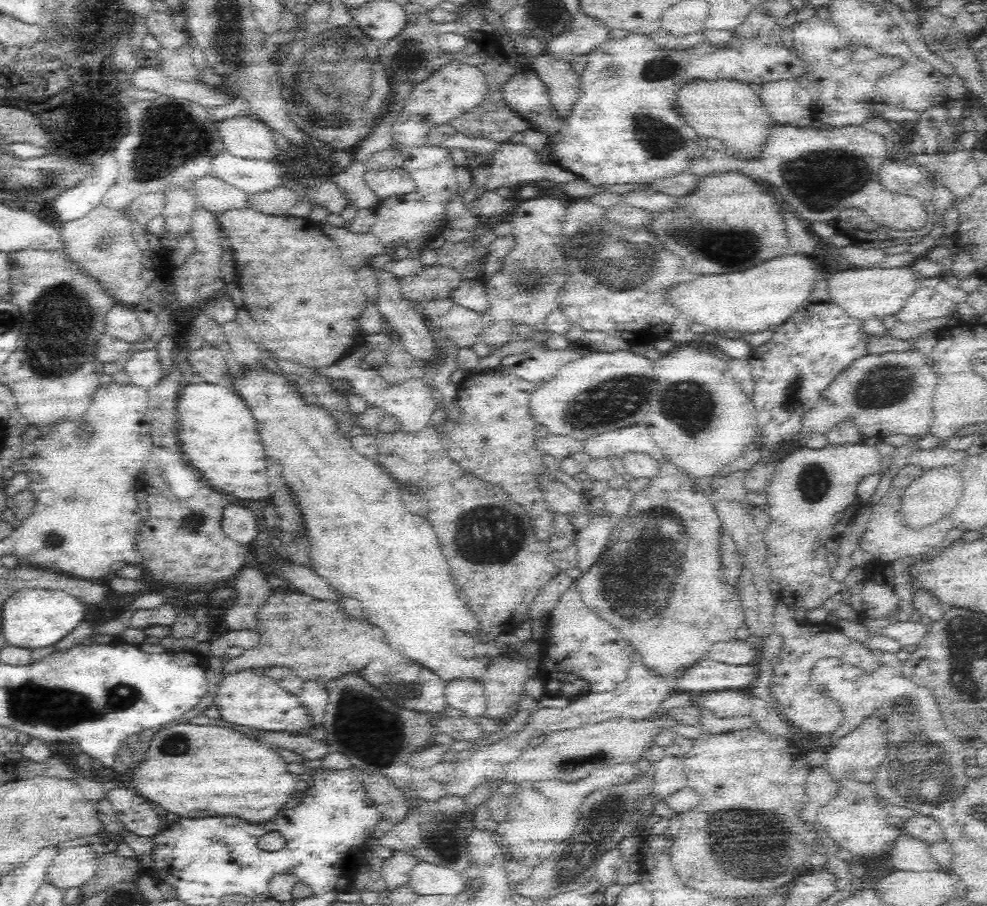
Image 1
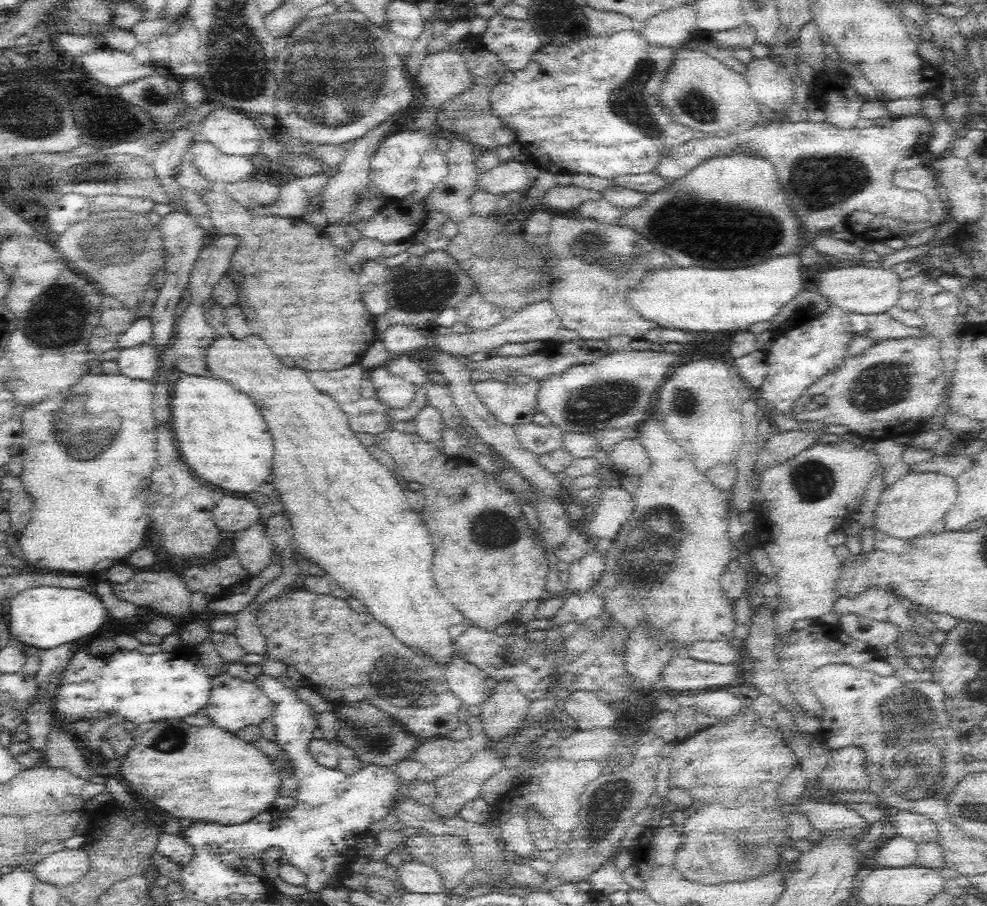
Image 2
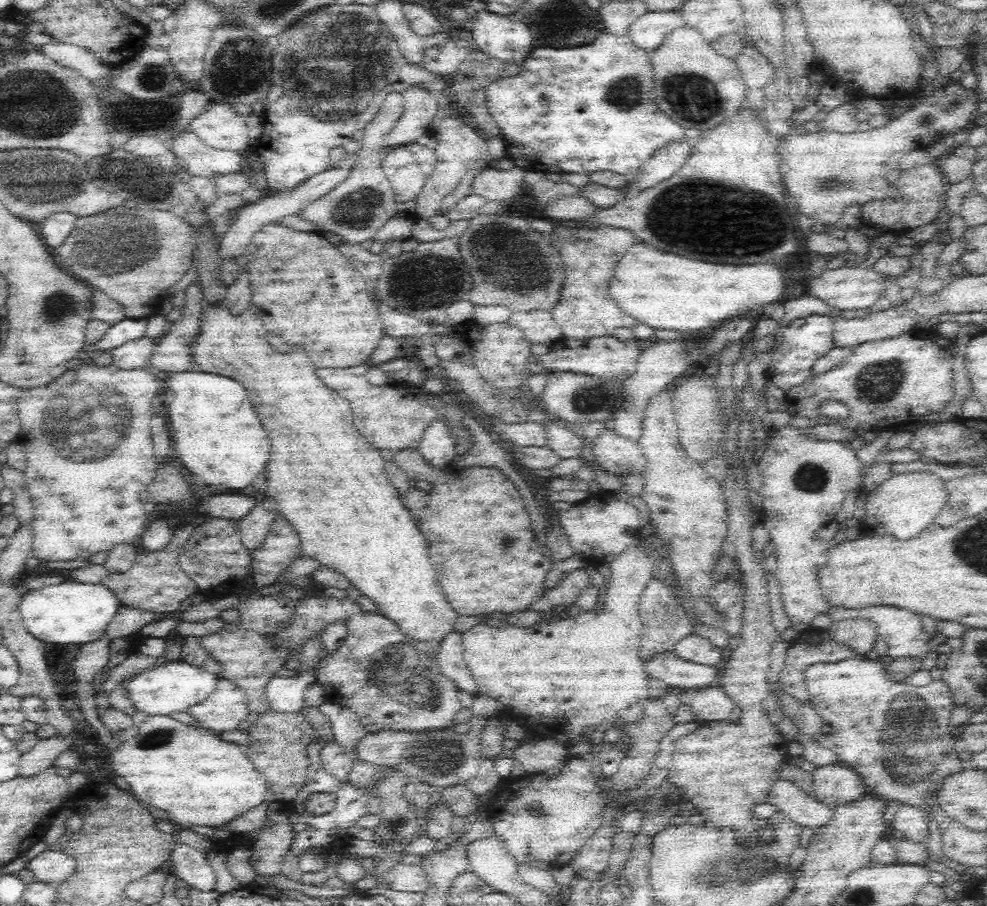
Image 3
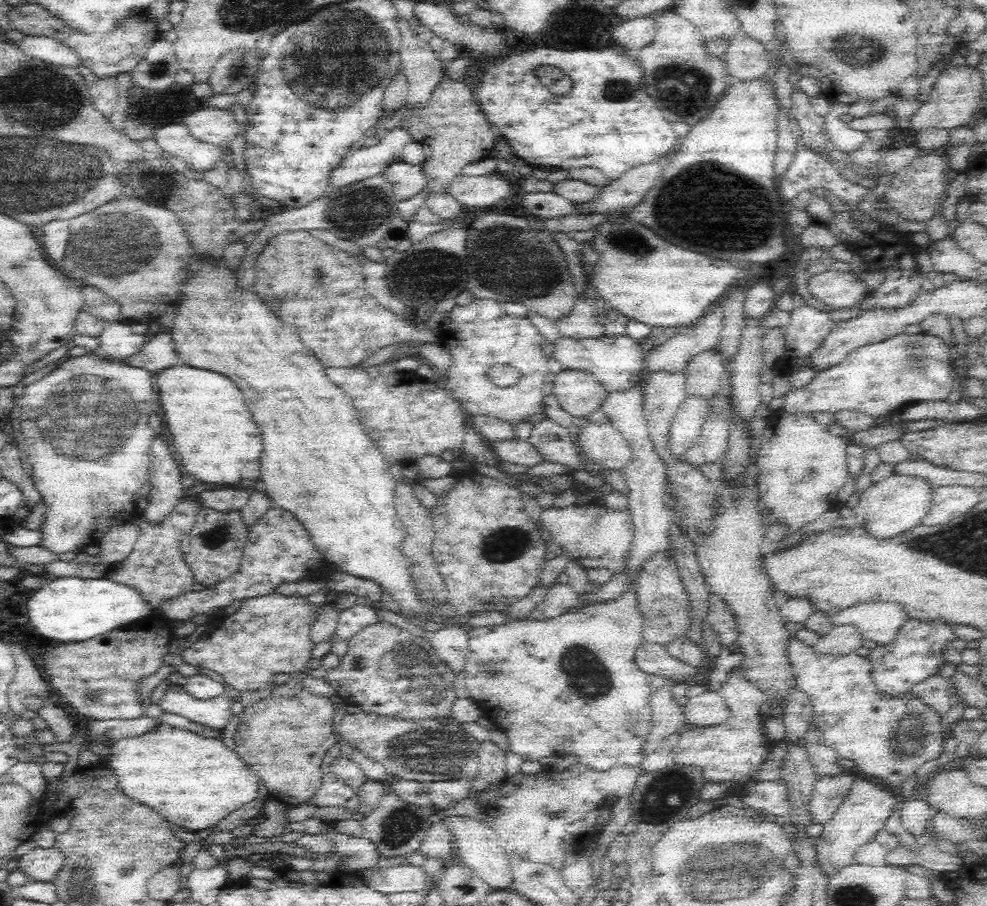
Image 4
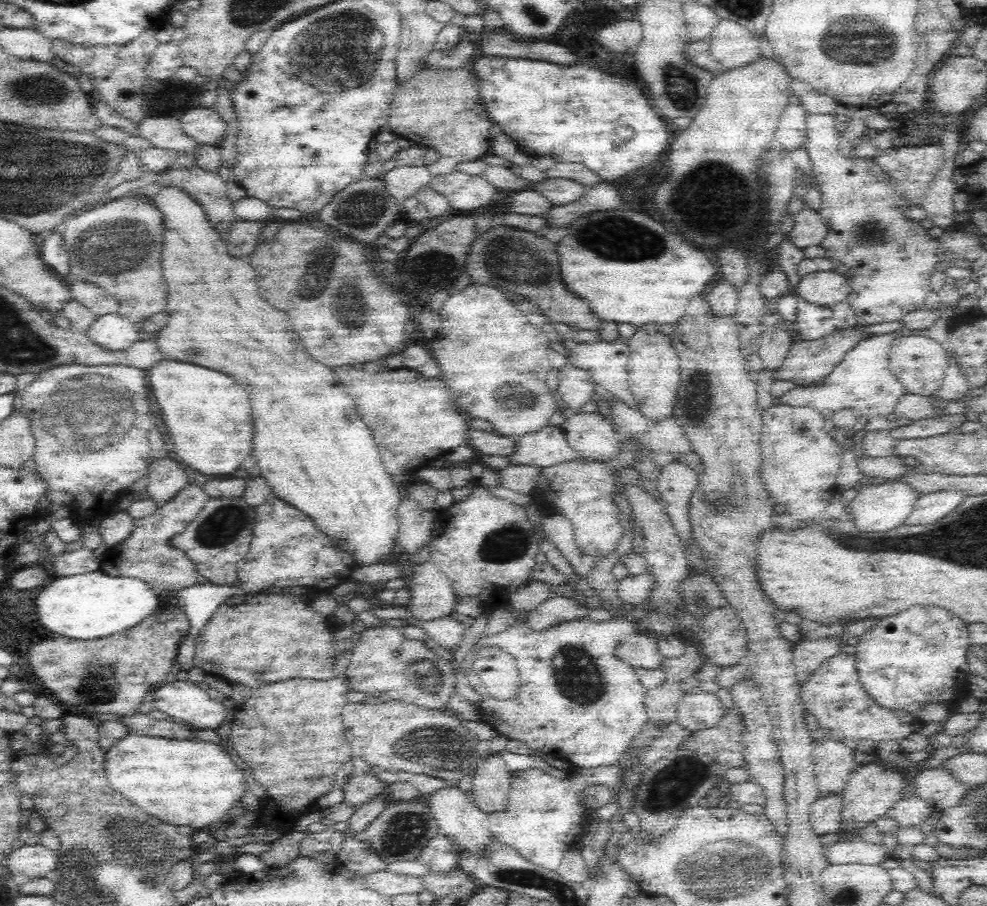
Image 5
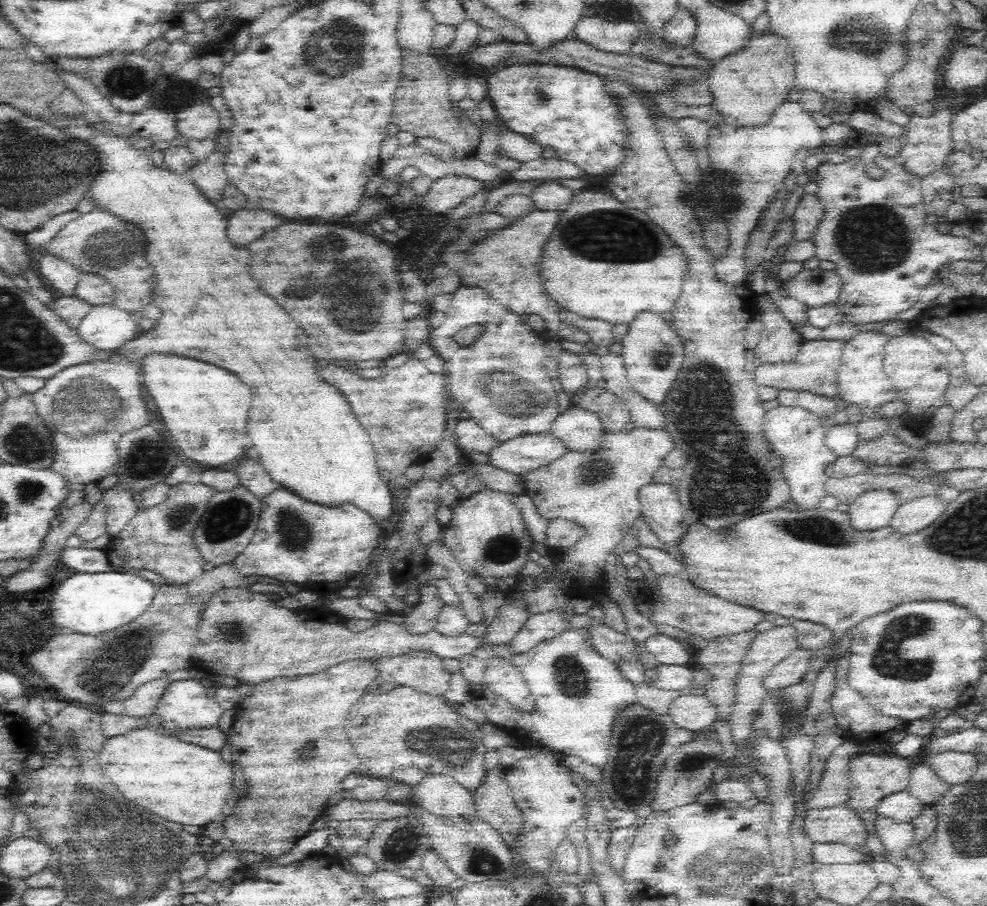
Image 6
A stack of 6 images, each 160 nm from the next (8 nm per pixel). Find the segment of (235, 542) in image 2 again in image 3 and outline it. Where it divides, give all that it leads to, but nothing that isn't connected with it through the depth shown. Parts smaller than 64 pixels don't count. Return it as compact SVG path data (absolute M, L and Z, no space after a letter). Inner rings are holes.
M257 503L244 518L239 520L240 540L250 554L259 549L270 534L273 523L271 513Z

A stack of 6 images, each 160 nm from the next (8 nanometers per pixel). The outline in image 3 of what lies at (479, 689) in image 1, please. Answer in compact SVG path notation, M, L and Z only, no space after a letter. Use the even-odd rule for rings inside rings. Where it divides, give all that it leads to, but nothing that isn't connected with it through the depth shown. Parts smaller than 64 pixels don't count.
M452 632L444 638L444 642L437 646L438 665L443 677L450 680L456 689L466 692L475 698L479 694L478 683L474 681L471 671L465 664L462 636L459 632Z

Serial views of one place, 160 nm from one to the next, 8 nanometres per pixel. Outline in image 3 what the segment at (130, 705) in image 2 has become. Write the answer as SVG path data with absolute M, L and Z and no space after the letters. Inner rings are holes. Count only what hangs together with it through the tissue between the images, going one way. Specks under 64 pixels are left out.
M182 660L167 662L164 666L153 666L136 672L136 674L125 677L125 690L128 699L136 711L144 713L149 718L156 716L171 716L174 713L186 713L188 710L204 703L209 694L212 694L217 688L217 682L220 680L214 674L204 672L201 667L192 665Z

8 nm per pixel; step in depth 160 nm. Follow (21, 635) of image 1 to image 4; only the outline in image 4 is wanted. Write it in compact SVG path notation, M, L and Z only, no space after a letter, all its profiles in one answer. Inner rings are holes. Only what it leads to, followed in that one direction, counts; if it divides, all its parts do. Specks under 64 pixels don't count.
M64 577L50 580L47 585L27 596L24 608L38 635L58 642L84 642L154 613L131 586L121 585L106 578Z

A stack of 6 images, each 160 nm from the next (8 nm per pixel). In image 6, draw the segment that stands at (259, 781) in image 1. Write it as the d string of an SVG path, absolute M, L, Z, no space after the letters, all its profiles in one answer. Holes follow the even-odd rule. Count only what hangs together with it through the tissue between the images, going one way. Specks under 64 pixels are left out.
M151 727L130 731L106 741L99 756L106 779L144 810L184 825L203 828L222 818L226 796L231 796L234 772L208 747L180 741Z

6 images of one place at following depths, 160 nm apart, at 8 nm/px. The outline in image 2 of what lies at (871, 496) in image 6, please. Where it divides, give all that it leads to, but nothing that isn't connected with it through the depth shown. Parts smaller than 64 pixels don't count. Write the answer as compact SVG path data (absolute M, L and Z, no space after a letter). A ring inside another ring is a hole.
M908 473L881 494L875 512L875 528L898 538L924 535L935 530L952 510L959 493L956 479L942 473Z

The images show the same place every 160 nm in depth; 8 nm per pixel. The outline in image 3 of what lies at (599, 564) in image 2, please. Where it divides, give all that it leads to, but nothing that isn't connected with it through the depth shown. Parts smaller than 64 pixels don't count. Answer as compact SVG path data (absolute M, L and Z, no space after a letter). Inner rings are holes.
M585 567L572 570L563 581L548 589L536 602L528 606L529 610L541 611L543 614L555 607L570 608L585 588L591 586L591 578Z

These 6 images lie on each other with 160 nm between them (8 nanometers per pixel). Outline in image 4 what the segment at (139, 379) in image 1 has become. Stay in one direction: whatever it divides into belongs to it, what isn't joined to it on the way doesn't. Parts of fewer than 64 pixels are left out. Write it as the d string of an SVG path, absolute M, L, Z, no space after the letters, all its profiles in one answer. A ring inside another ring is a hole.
M105 322L103 333L98 337L100 346L96 350L108 360L126 360L138 354L147 343L145 335L135 334L130 323Z

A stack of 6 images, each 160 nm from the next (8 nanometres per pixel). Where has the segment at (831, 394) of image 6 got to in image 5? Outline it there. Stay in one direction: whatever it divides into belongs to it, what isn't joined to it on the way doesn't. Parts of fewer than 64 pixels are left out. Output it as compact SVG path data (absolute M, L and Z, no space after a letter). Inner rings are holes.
M854 324L848 328L842 328L832 331L830 334L822 338L802 341L795 340L782 366L774 371L780 380L791 380L799 386L808 386L808 384L816 384L822 378L826 378L833 368L852 350L859 342L871 337L872 334L867 330L871 324Z

